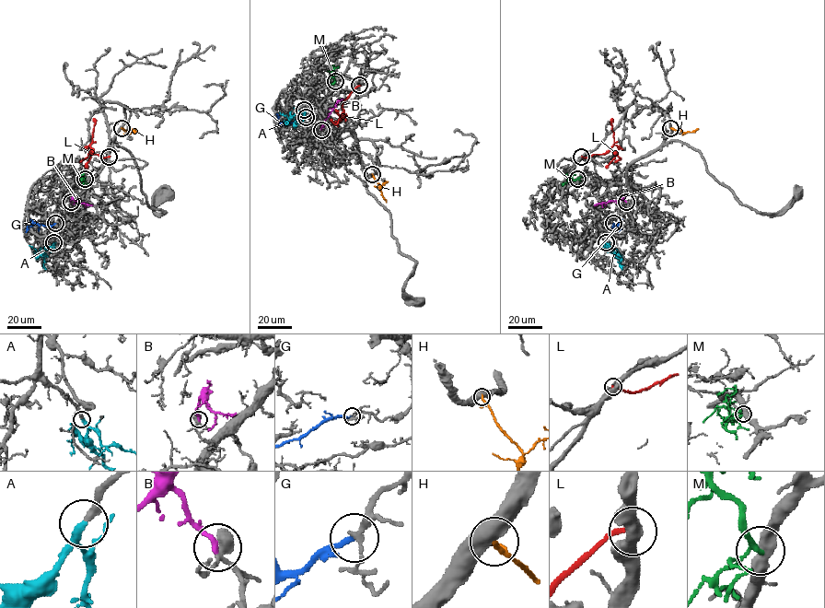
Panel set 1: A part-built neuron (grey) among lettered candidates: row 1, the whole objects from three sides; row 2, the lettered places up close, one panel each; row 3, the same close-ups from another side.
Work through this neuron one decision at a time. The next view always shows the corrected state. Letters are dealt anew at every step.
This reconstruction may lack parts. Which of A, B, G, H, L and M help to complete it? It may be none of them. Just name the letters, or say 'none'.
A, B

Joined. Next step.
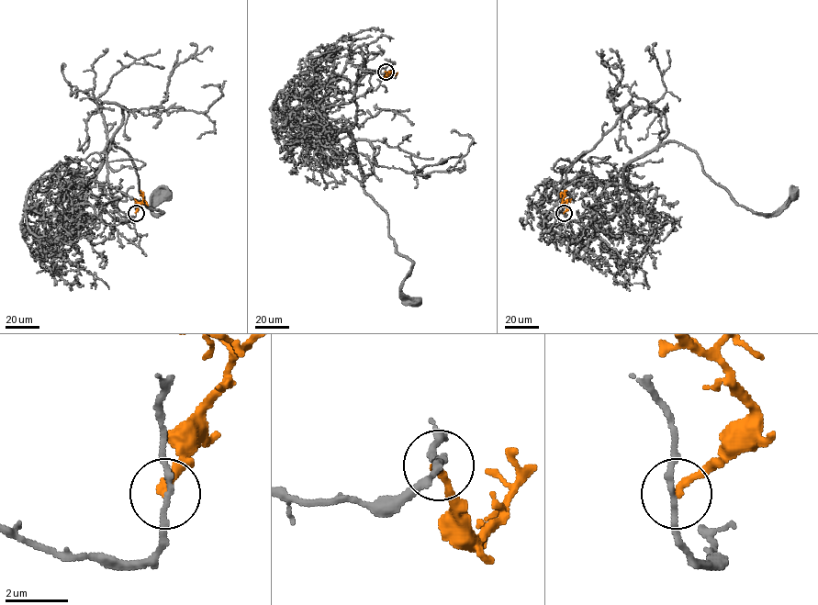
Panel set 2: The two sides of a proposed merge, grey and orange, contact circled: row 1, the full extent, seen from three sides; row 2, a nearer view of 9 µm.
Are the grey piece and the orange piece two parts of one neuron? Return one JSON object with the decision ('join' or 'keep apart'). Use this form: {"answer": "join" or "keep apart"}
{"answer": "keep apart"}

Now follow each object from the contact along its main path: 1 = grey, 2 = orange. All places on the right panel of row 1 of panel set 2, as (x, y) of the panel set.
1: (563, 212), (553, 182), (626, 184), (623, 168), (668, 141), (692, 150), (754, 213), (780, 212), (793, 196)
2: (564, 212), (567, 207), (562, 192), (560, 197)

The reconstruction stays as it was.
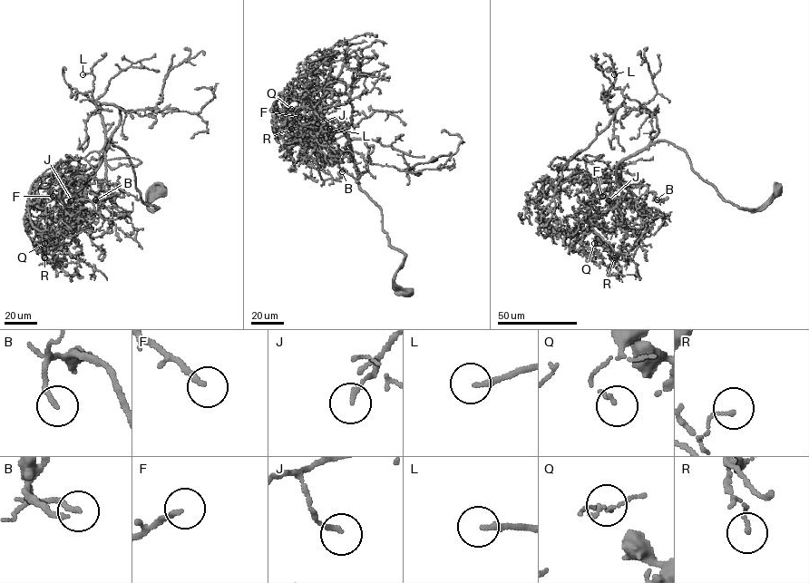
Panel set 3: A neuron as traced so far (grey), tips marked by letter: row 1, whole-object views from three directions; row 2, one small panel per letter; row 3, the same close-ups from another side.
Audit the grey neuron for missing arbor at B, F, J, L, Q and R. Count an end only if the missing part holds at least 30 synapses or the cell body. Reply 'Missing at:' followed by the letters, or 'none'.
Missing at: B, F, L

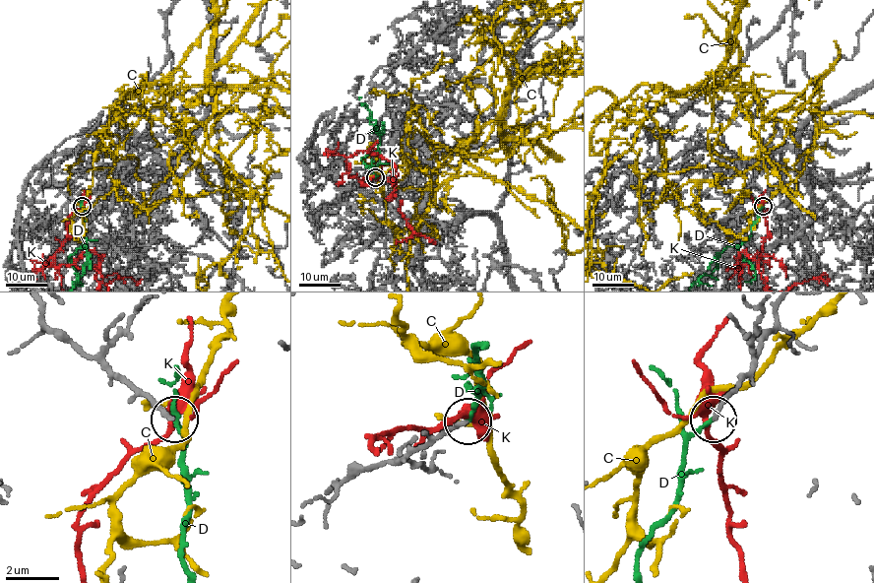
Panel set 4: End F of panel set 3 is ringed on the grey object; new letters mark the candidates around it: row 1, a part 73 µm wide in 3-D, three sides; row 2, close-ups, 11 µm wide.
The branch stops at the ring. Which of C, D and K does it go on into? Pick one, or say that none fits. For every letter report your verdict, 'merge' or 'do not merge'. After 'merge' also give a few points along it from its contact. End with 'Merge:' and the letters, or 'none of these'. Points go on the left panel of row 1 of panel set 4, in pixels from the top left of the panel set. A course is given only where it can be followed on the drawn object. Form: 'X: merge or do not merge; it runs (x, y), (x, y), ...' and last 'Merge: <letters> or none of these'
C: do not merge
D: merge; it runs (82, 205), (87, 262), (83, 272), (76, 275), (78, 279)
K: do not merge
Merge: D

